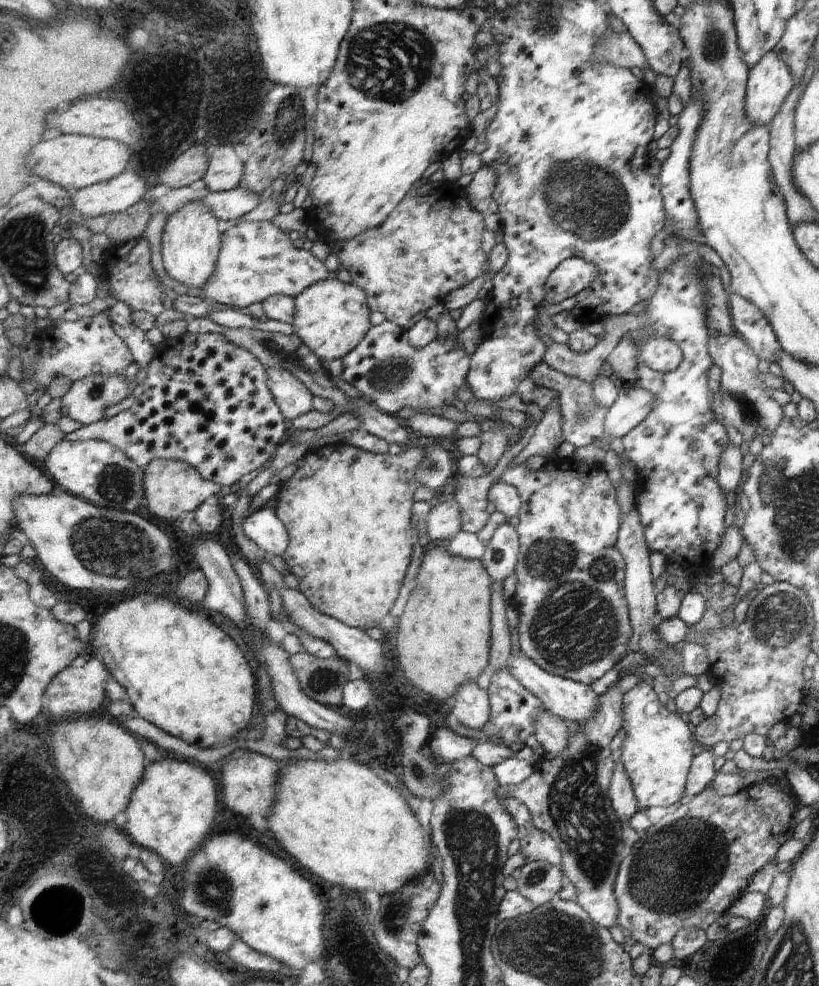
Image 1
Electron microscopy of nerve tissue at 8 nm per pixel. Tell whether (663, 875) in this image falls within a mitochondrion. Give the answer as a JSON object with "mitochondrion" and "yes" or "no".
{"mitochondrion":"yes"}

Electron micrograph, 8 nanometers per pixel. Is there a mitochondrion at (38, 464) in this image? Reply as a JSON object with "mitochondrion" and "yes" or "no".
{"mitochondrion":"no"}

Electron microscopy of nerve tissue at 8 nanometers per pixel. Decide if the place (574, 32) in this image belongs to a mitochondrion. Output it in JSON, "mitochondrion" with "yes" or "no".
{"mitochondrion":"yes"}

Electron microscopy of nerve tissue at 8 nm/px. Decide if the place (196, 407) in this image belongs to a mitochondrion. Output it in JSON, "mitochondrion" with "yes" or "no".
{"mitochondrion":"no"}

